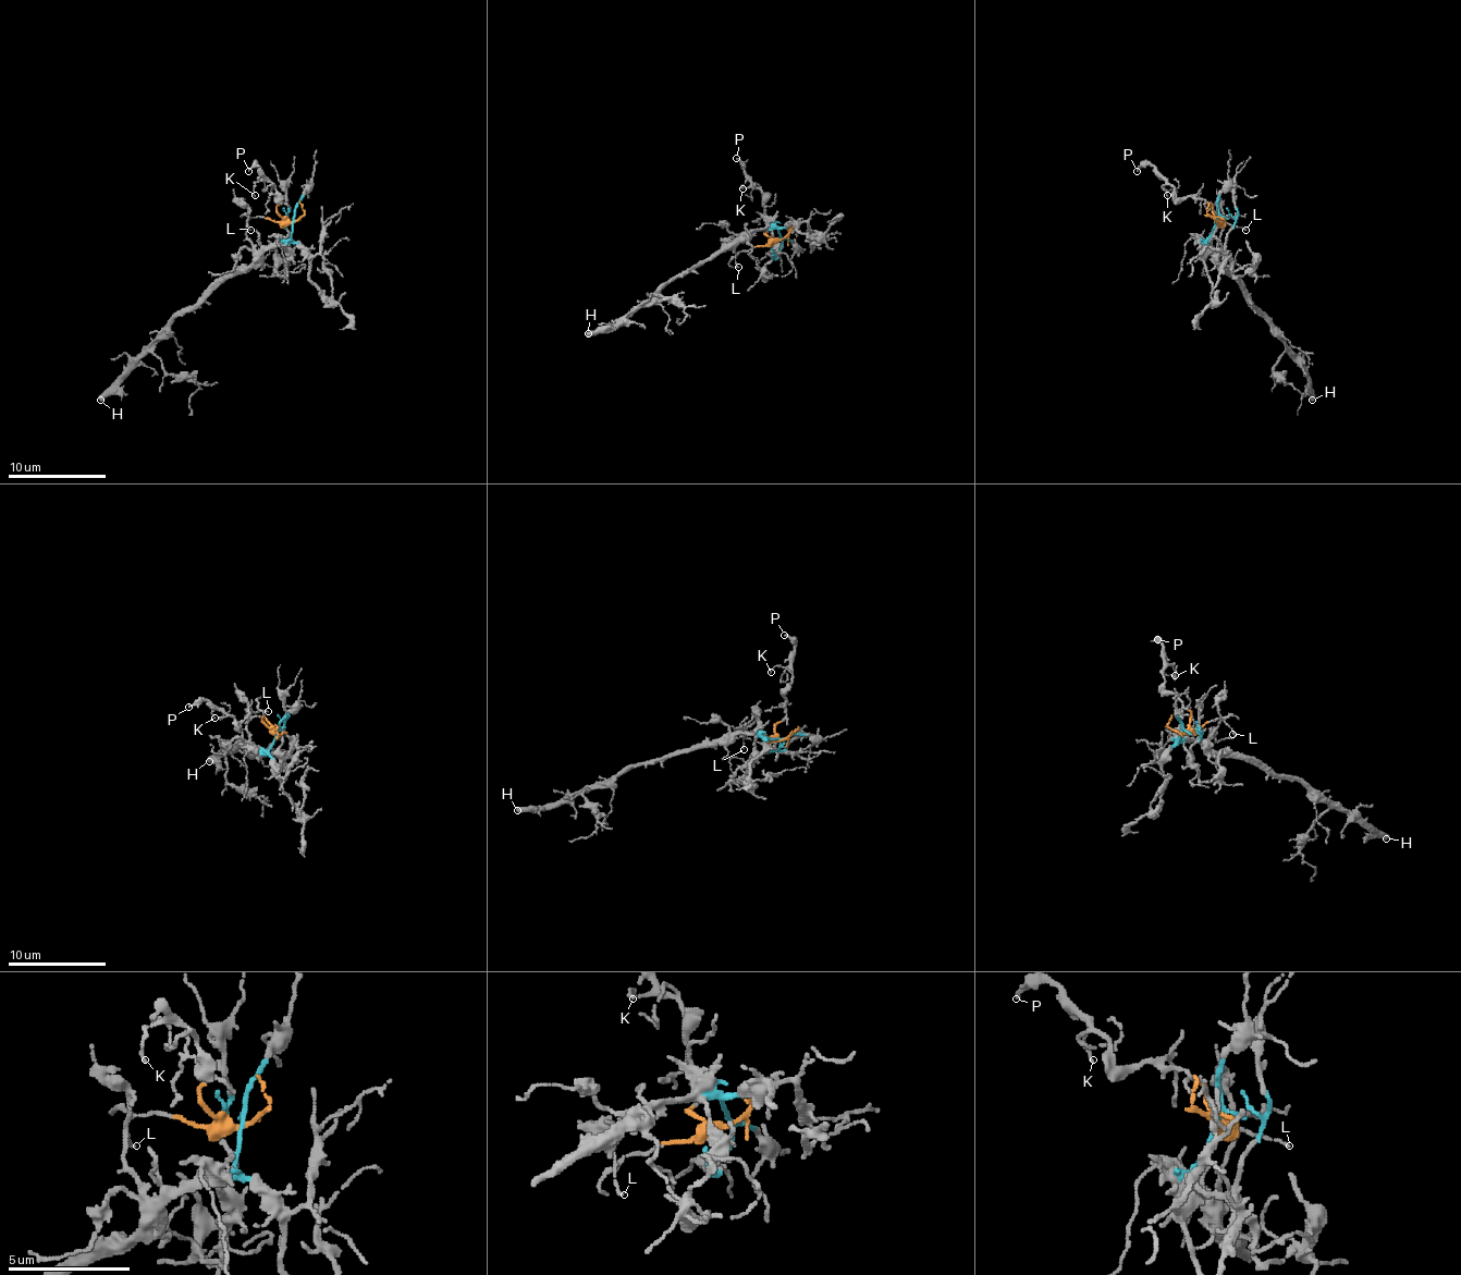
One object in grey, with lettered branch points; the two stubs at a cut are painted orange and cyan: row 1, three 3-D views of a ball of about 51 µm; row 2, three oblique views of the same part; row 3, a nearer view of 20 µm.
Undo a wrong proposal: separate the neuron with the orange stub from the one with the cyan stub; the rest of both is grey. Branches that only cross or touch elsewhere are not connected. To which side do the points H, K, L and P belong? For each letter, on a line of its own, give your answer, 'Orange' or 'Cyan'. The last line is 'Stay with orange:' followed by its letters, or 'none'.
H: Cyan
K: Orange
L: Cyan
P: Orange
Stay with orange: K, P

